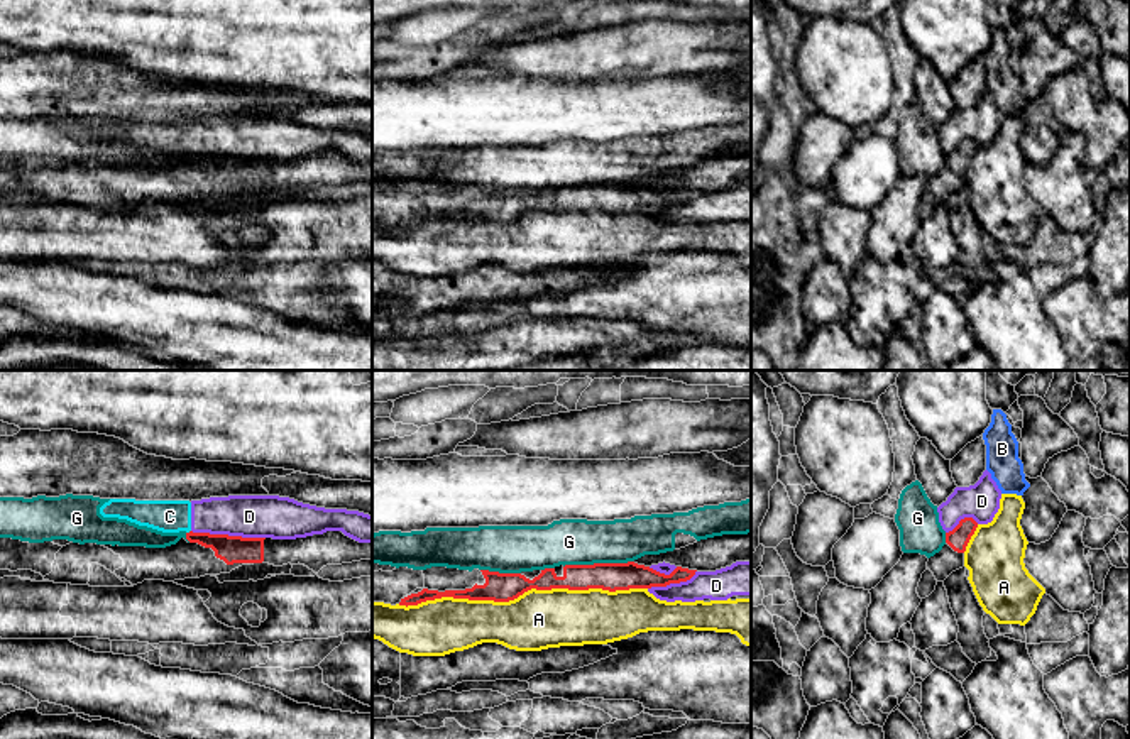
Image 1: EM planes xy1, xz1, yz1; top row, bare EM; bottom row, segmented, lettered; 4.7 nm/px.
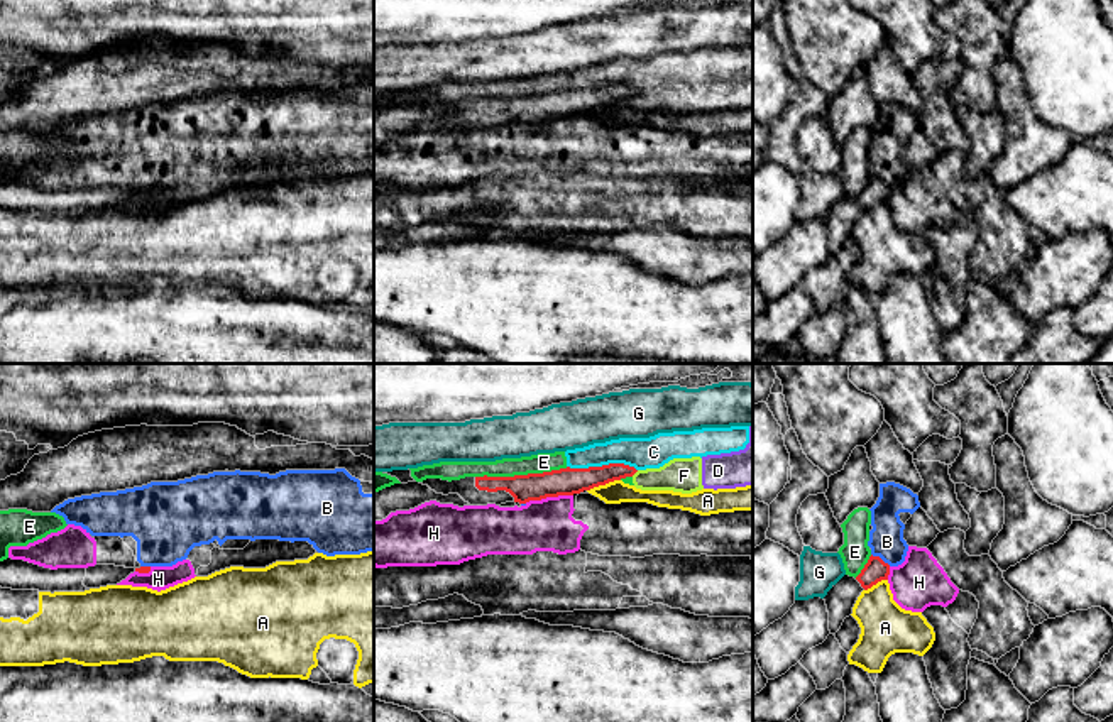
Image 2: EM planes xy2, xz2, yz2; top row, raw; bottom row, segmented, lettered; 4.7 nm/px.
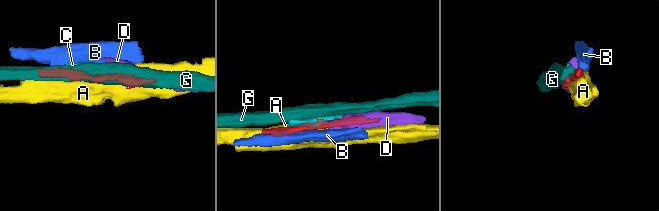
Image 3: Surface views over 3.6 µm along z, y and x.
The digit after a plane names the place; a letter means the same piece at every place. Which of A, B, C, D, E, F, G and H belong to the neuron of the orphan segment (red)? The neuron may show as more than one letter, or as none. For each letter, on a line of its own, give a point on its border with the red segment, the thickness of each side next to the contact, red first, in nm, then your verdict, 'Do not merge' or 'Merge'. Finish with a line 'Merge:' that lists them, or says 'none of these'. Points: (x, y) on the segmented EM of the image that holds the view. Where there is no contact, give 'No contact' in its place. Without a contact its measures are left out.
A: Touches red at xz1 (521, 594). Thickness 140 nm (red) against 280 nm. Do not merge
B: Touches red at yz2 (880, 558). Thickness 110 nm (red) against 160 nm. Do not merge
C: Touches red at xz2 (603, 465). Thickness 130 nm (red) against 150 nm. Do not merge
D: Touches red at xy1 (227, 535). Thickness 130 nm (red) against 200 nm. Do not merge
E: Touches red at xz2 (521, 475). Thickness 130 nm (red) against 100 nm. Do not merge
F: Touches red at xz2 (635, 472). Thickness 110 nm (red) against 160 nm. Do not merge
G: Touches red at xz1 (597, 563). Thickness 130 nm (red) against 220 nm. Do not merge
H: Touches red at xz2 (548, 496). Thickness 130 nm (red) against 240 nm. Do not merge
Merge: none of these

